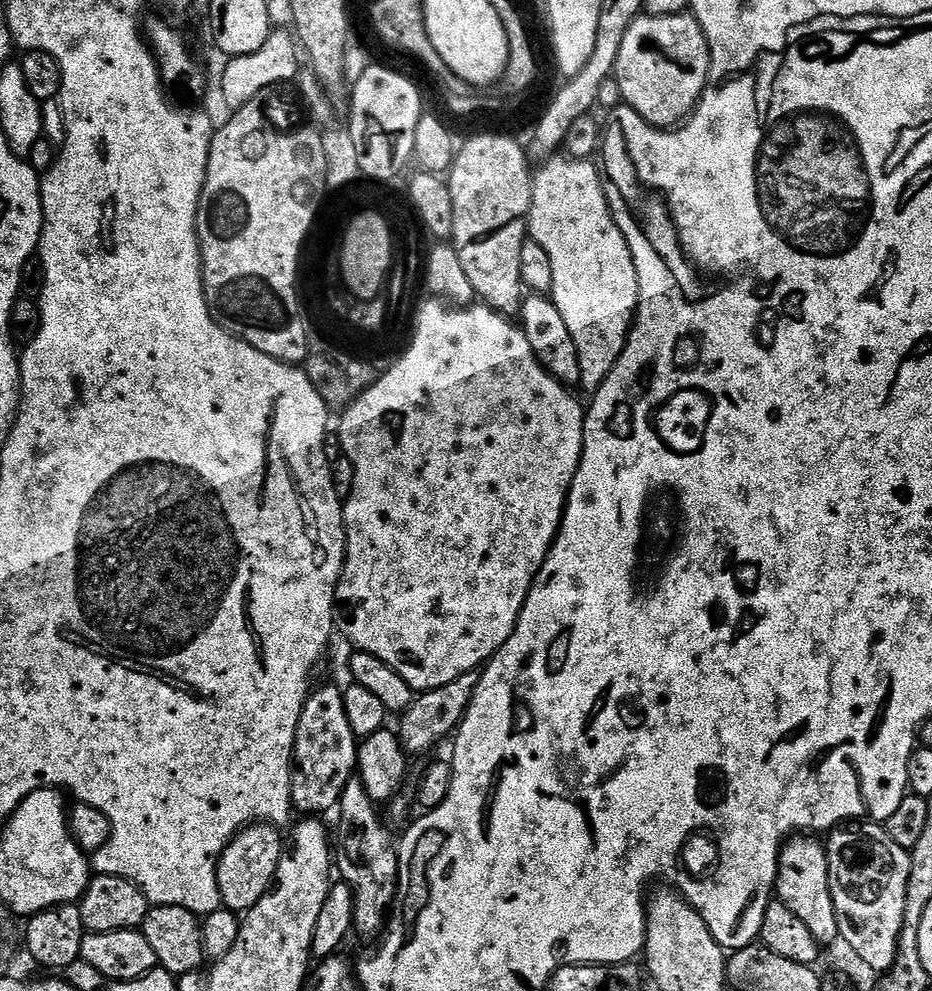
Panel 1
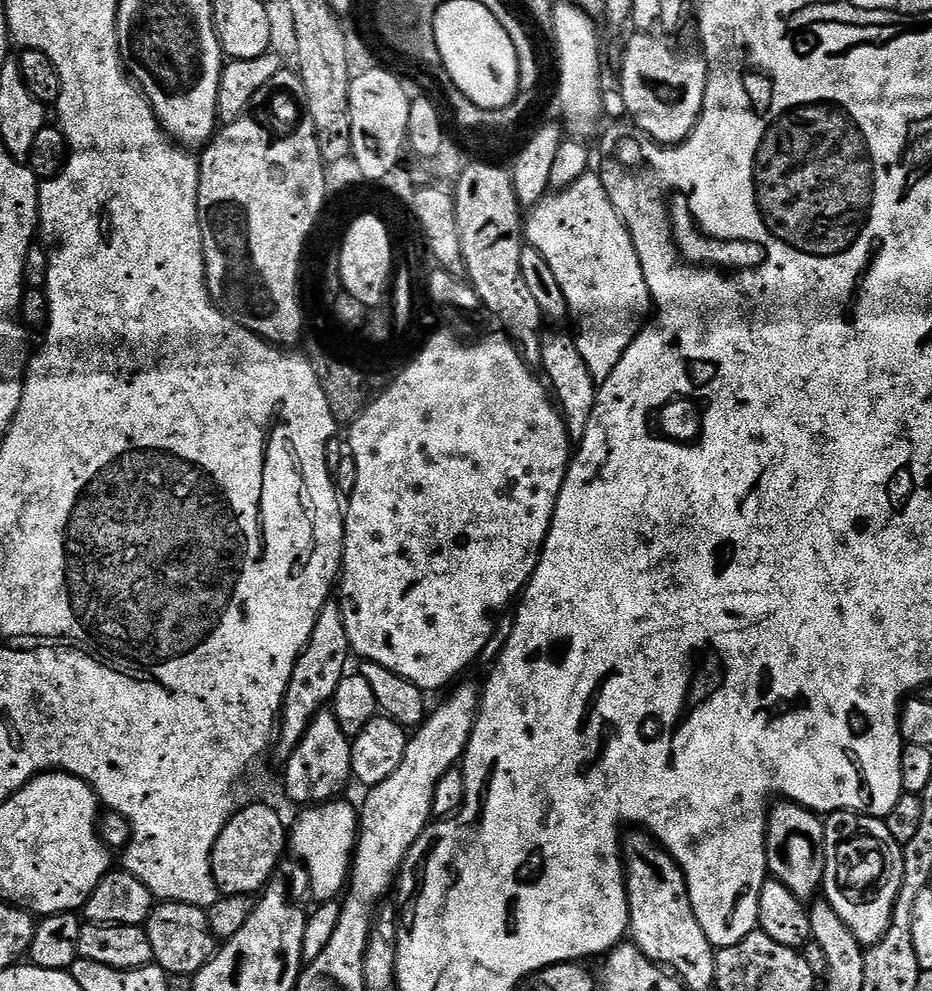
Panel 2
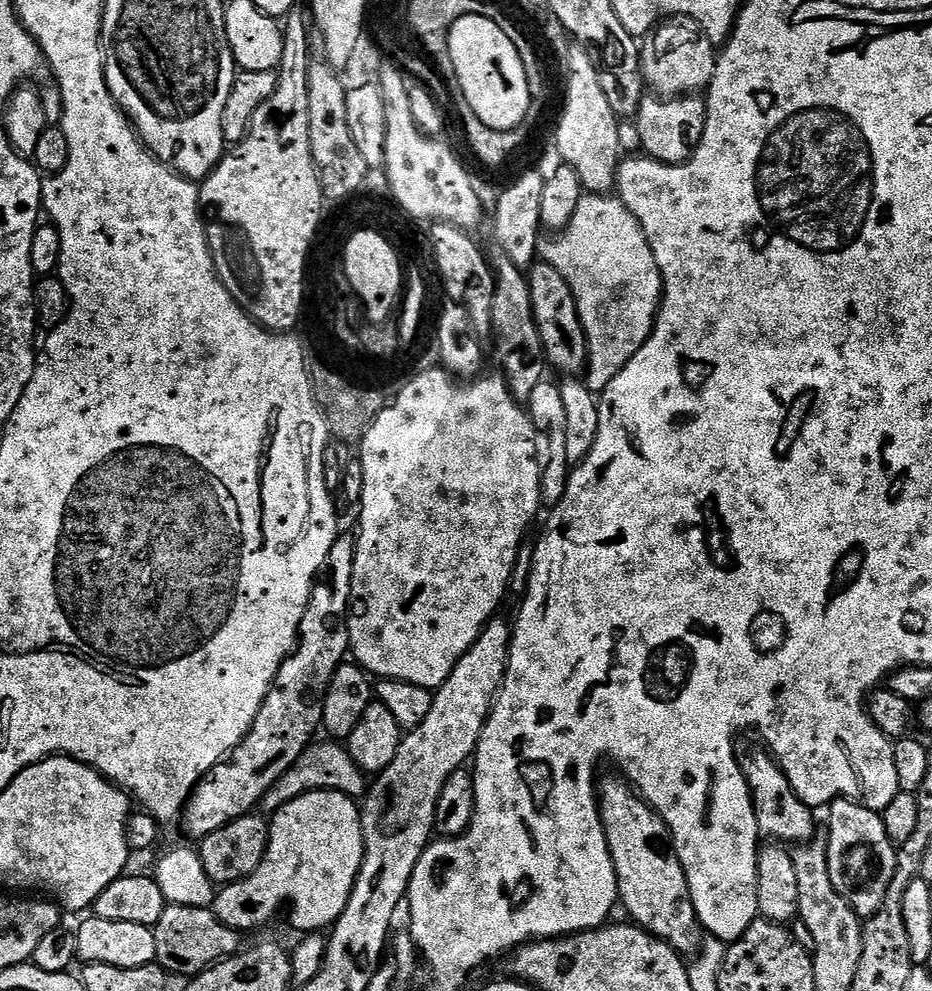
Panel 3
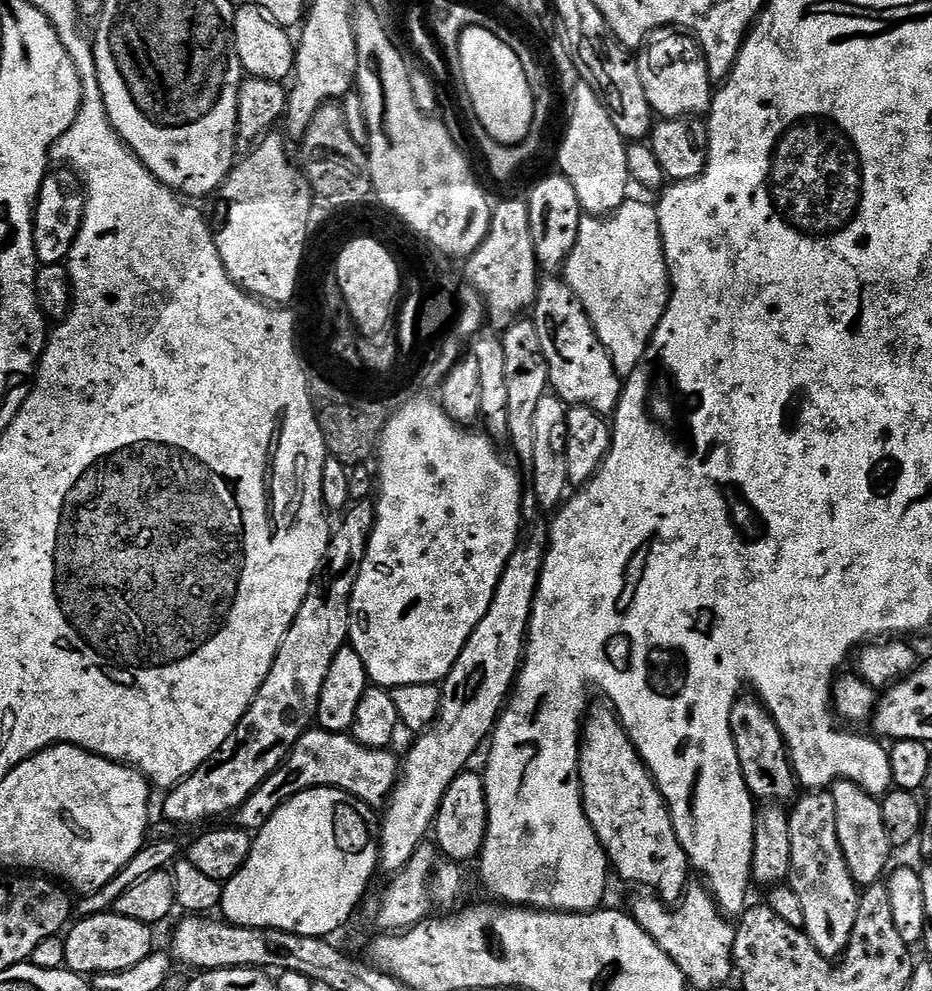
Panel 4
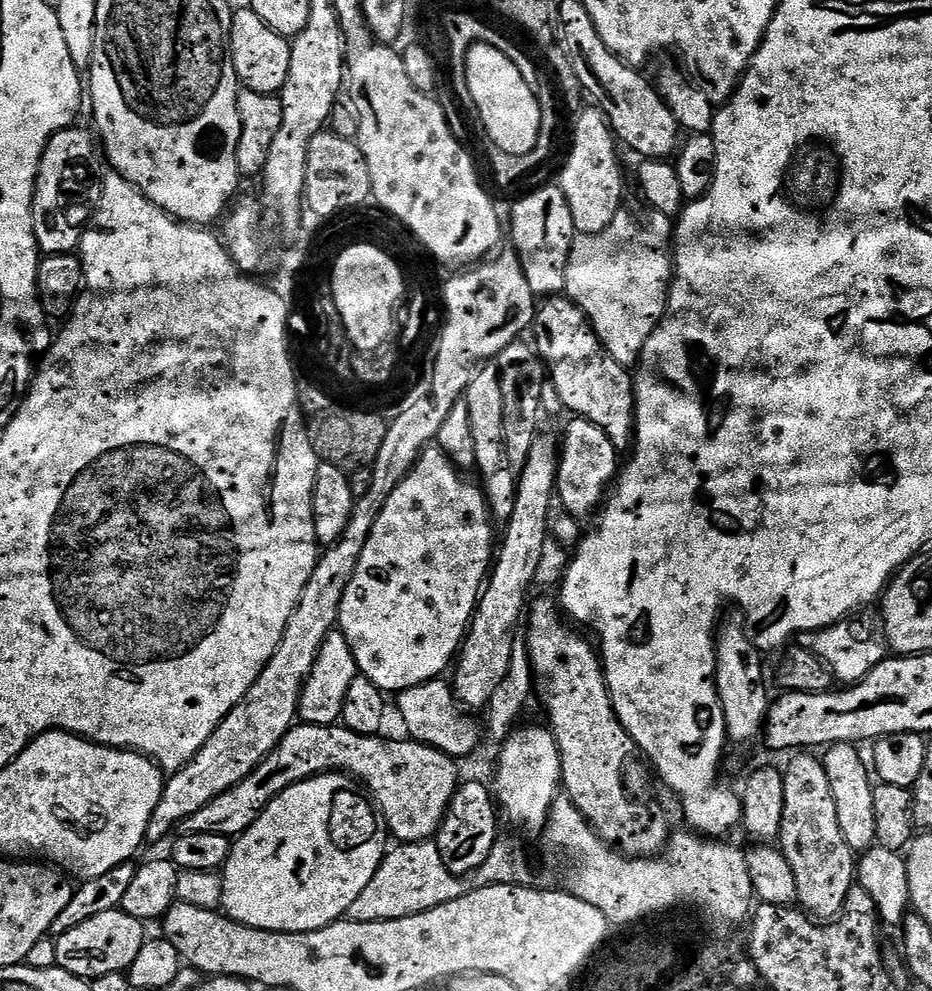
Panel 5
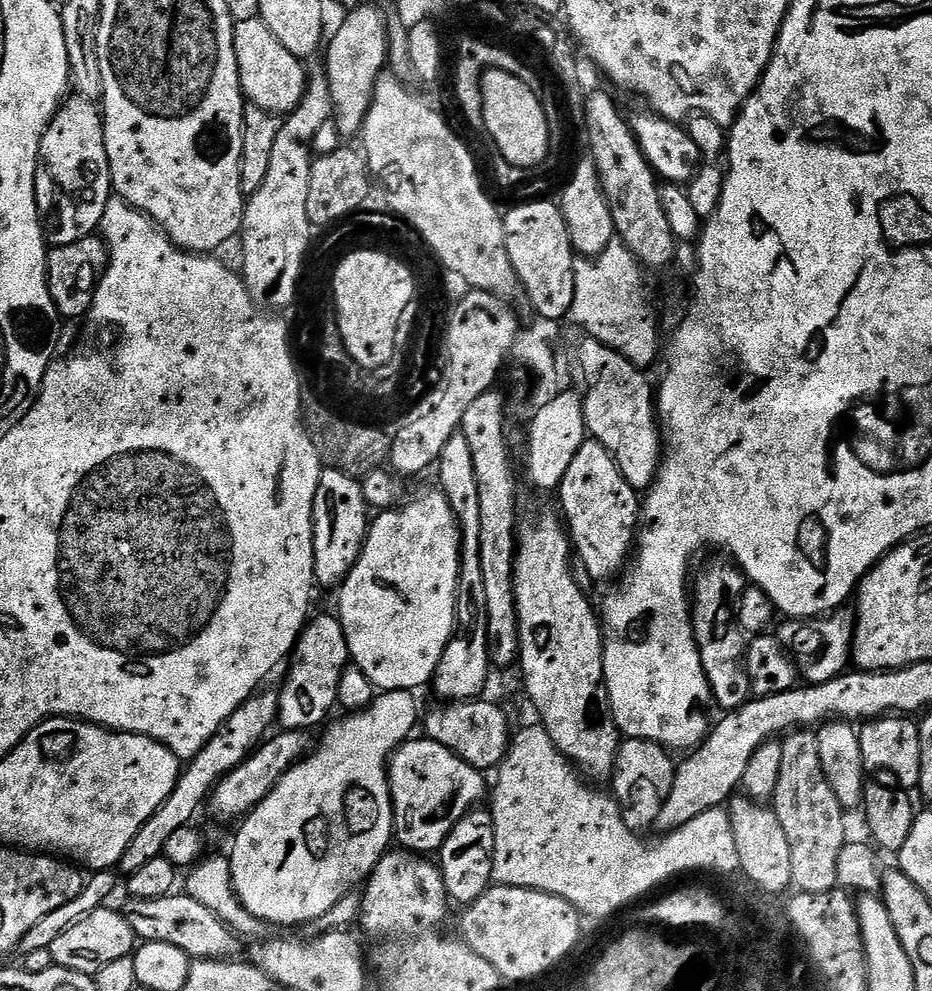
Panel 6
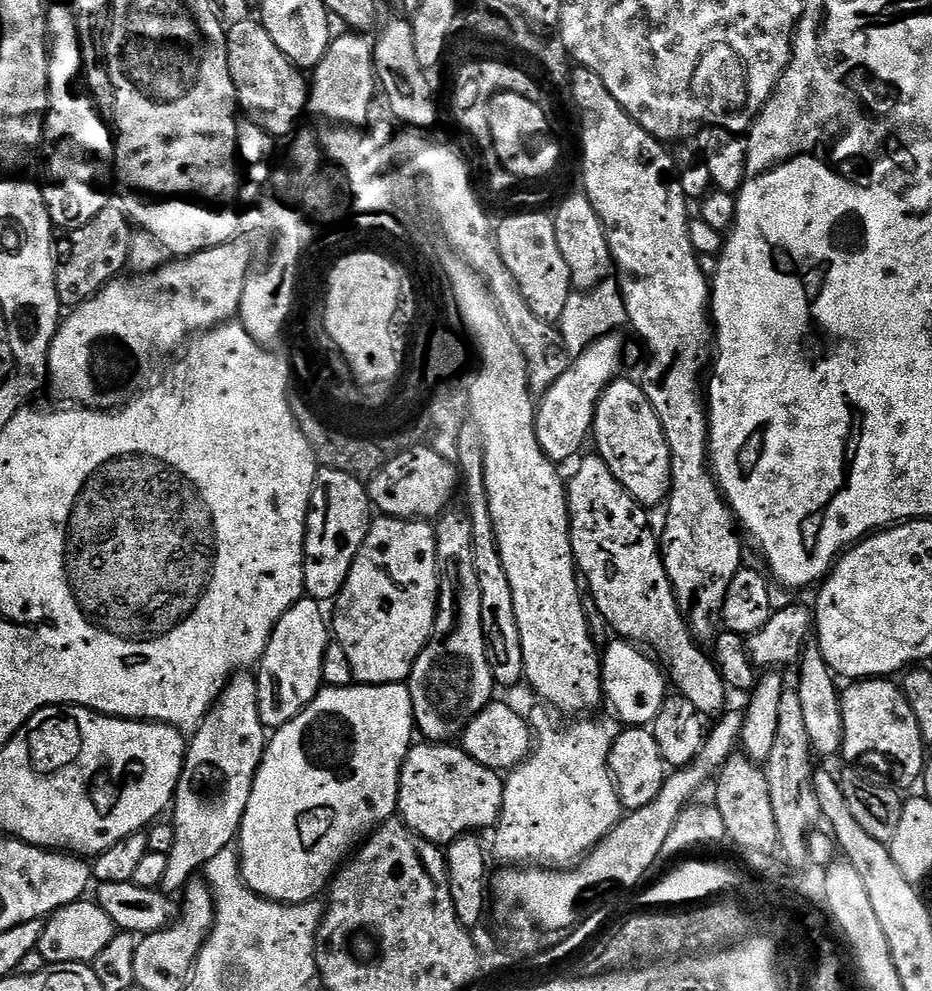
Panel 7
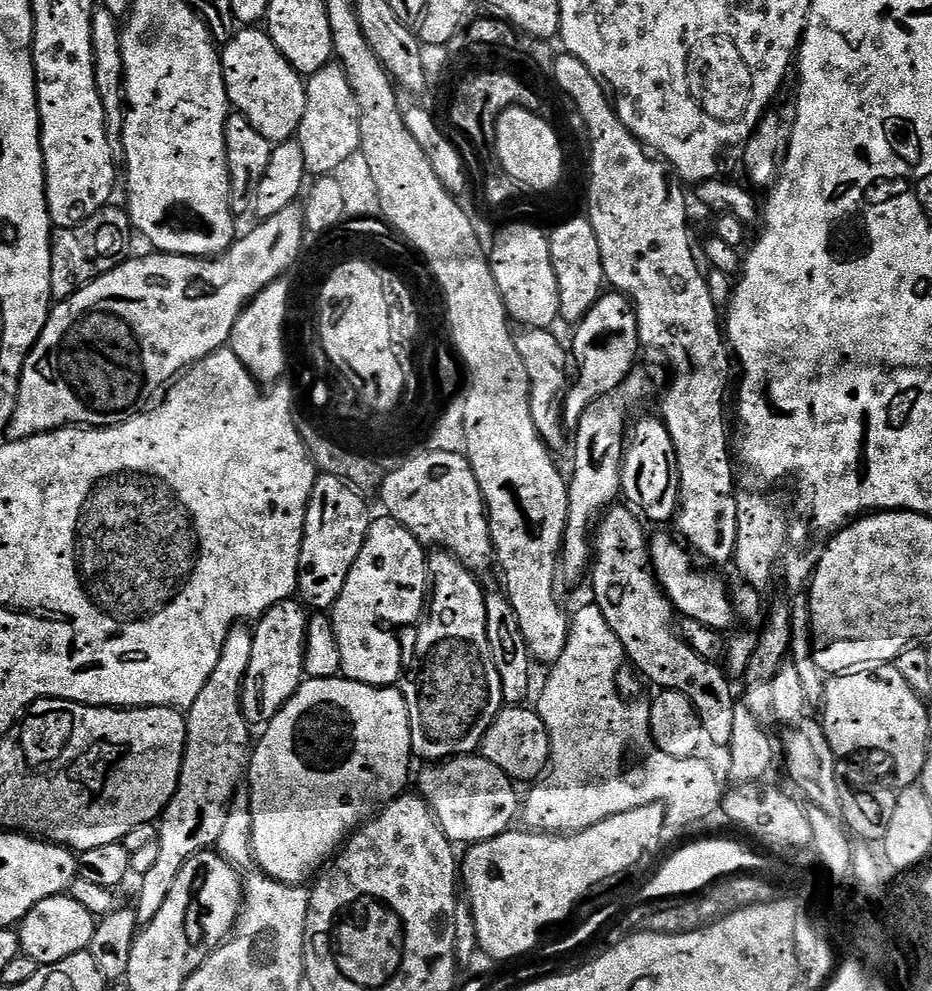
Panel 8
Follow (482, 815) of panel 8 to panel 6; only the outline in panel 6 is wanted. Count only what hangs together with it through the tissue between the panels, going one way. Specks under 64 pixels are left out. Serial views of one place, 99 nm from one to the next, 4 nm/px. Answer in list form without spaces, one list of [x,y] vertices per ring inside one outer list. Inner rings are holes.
[[[427,738],[419,739],[403,741],[386,764],[388,789],[392,792],[394,840],[401,849],[436,854],[454,825],[477,807],[483,796],[485,799],[485,773],[467,764],[446,746]]]

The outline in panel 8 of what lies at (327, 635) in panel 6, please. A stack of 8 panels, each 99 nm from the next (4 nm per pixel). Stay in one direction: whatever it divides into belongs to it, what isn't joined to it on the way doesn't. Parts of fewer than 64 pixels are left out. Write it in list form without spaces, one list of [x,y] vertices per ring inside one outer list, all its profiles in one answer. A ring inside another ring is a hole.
[[[295,599],[276,604],[260,617],[254,628],[254,654],[250,658],[250,670],[246,670],[242,706],[249,725],[267,726],[280,715],[281,706],[305,683],[304,643],[308,629],[309,613],[303,603]]]

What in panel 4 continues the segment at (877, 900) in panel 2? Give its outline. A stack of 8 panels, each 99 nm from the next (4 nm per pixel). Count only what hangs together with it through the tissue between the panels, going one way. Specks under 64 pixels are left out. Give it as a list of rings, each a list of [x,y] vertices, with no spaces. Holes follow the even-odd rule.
[[[837,780],[830,791],[834,798],[834,814],[838,818],[838,842],[853,882],[857,886],[881,883],[890,868],[888,855],[893,855],[894,849],[886,834],[886,822],[882,822],[880,800],[849,780]]]

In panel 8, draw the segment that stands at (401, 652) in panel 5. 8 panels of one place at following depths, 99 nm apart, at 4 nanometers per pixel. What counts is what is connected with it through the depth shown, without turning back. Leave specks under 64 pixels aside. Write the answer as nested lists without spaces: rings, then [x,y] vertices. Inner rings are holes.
[[[391,518],[383,519],[373,519],[369,523],[366,542],[346,578],[346,586],[342,586],[342,594],[338,602],[330,609],[334,634],[338,638],[341,673],[353,685],[367,686],[377,690],[384,690],[395,685],[402,676],[400,640],[392,633],[392,628],[400,628],[403,624],[414,623],[415,625],[425,615],[426,597],[430,592],[429,553],[425,546],[420,544],[418,538],[410,530],[403,528],[398,521]]]

